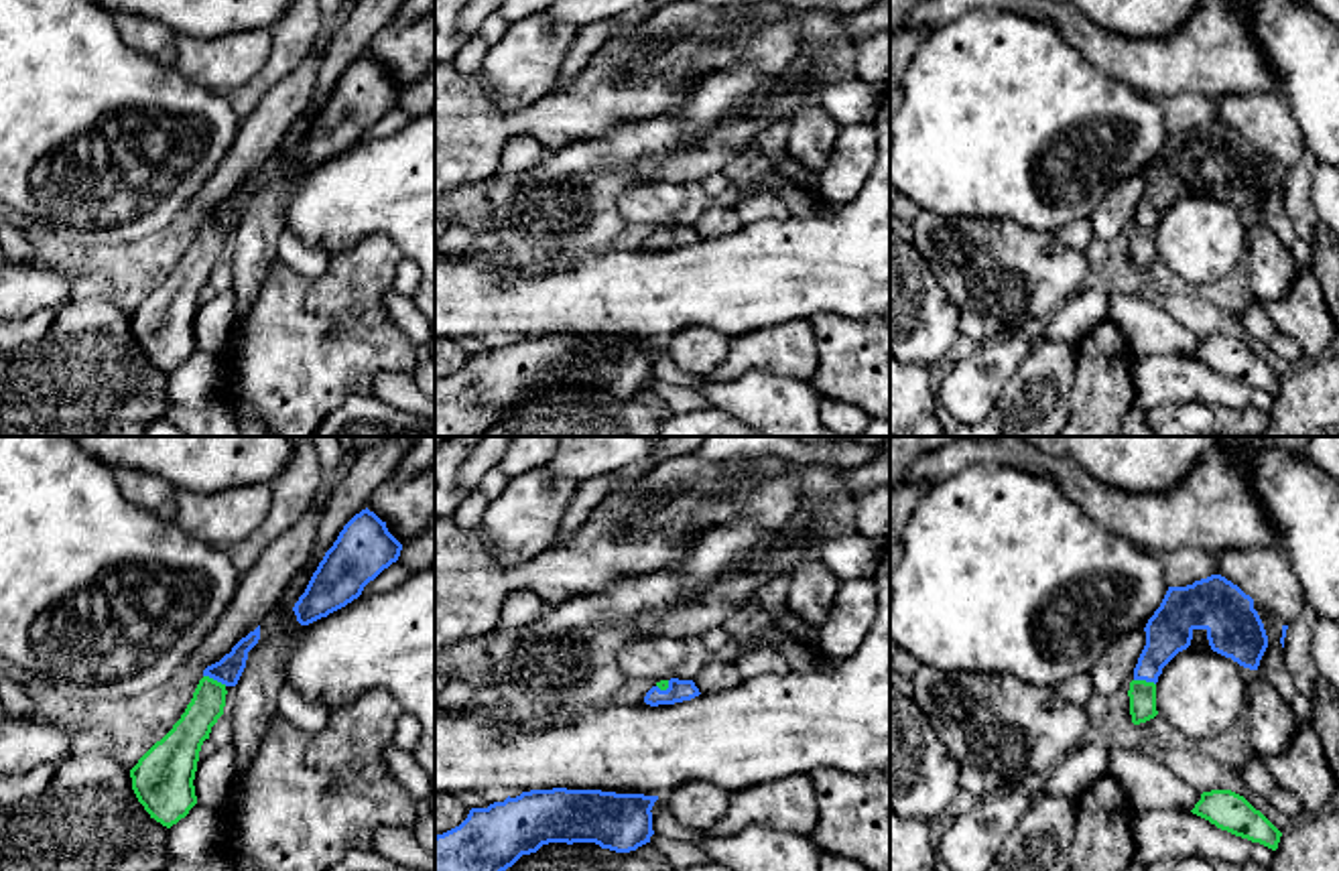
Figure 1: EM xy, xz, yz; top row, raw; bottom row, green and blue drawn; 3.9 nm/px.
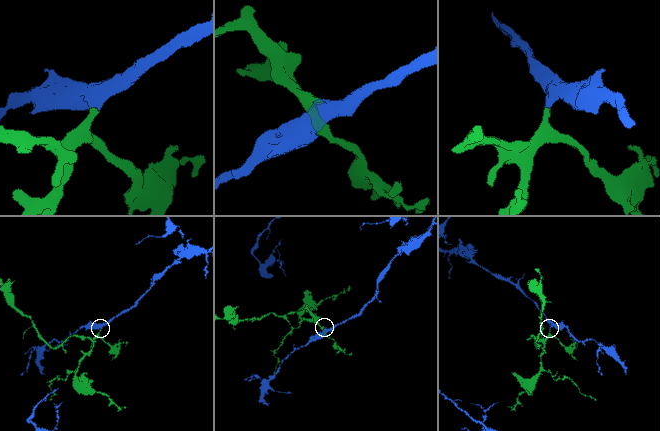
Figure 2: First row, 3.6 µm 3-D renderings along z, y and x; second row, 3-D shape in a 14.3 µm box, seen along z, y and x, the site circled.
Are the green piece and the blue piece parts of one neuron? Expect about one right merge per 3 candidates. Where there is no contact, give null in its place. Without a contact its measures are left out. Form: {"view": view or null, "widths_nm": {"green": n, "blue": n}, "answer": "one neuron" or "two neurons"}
{"view": "xy", "widths_nm": {"green": 140, "blue": 110}, "answer": "one neuron"}

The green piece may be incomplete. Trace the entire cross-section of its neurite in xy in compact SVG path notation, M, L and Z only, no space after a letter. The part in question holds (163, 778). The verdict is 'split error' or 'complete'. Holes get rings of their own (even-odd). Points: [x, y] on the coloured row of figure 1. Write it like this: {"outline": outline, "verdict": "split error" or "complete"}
{"outline": "M260 625L242 638L230 654L203 670L191 702L173 729L130 769L132 790L144 810L171 828L197 804L195 772L199 751L211 727L224 715L228 686L236 686L248 652L260 640Z", "verdict": "split error"}

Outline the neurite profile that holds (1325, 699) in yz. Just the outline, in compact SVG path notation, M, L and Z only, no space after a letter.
M1319 678L1311 700L1311 727L1319 735L1329 769L1339 782L1339 690L1335 690L1327 680Z

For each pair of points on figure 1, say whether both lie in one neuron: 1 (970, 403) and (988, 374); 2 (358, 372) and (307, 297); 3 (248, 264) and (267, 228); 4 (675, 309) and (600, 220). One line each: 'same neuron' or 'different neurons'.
1: same neuron
2: same neuron
3: same neuron
4: different neurons

